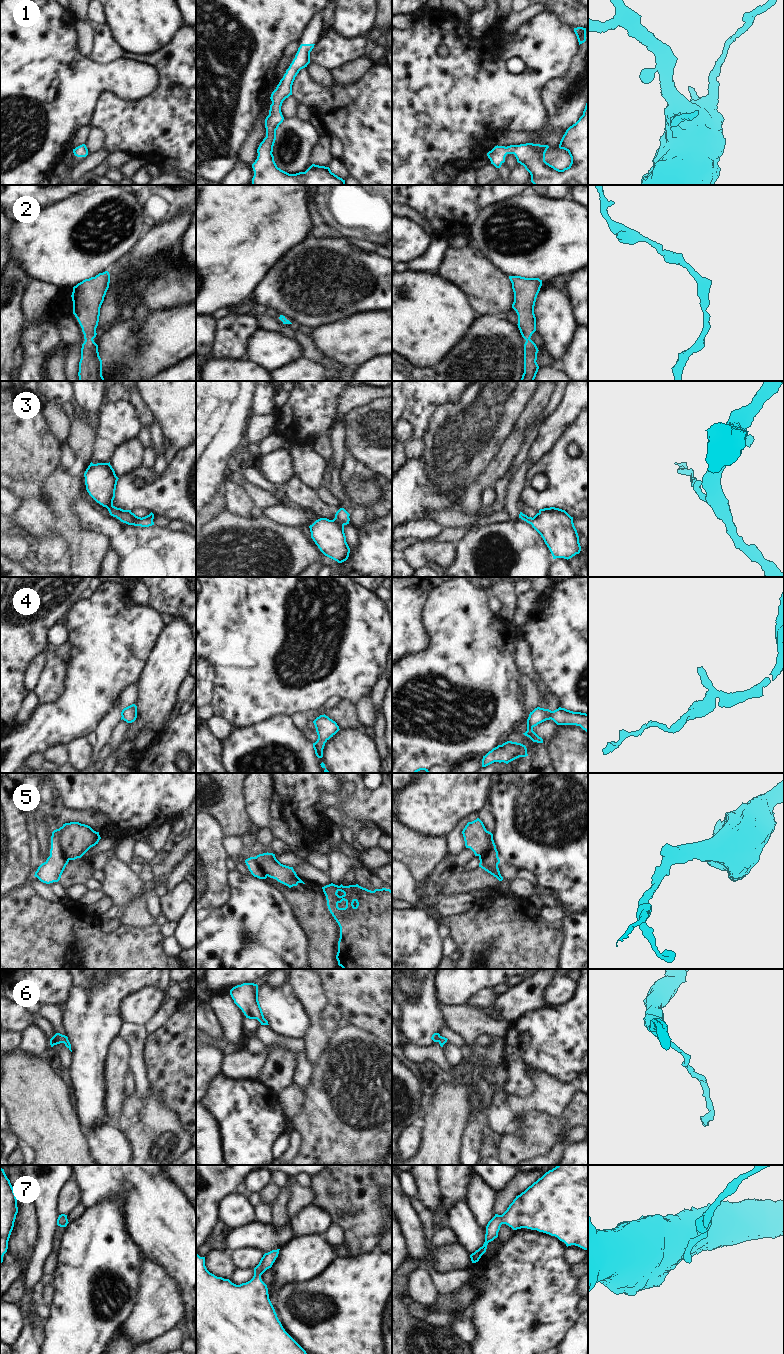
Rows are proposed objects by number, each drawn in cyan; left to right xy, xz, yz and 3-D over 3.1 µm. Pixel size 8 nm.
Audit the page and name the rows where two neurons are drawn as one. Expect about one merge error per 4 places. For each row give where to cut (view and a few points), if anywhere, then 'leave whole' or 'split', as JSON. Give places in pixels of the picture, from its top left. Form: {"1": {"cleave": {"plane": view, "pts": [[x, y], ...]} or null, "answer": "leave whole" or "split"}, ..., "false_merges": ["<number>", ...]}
{"1": {"cleave": null, "answer": "leave whole"}, "2": {"cleave": null, "answer": "leave whole"}, "3": {"cleave": null, "answer": "leave whole"}, "4": {"cleave": null, "answer": "leave whole"}, "5": {"cleave": {"plane": "xy", "pts": [[58, 829], [61, 835], [62, 849], [69, 859]]}, "answer": "split"}, "6": {"cleave": null, "answer": "leave whole"}, "7": {"cleave": null, "answer": "leave whole"}, "false_merges": ["5"]}

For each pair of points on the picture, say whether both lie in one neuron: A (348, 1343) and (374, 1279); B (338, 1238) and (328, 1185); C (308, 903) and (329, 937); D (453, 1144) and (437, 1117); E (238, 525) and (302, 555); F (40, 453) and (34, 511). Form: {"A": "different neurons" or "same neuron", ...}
{"A": "same neuron", "B": "different neurons", "C": "same neuron", "D": "same neuron", "E": "same neuron", "F": "different neurons"}

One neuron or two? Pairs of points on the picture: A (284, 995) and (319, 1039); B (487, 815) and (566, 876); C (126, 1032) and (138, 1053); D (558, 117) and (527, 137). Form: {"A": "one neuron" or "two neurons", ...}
{"A": "two neurons", "B": "two neurons", "C": "one neuron", "D": "two neurons"}

